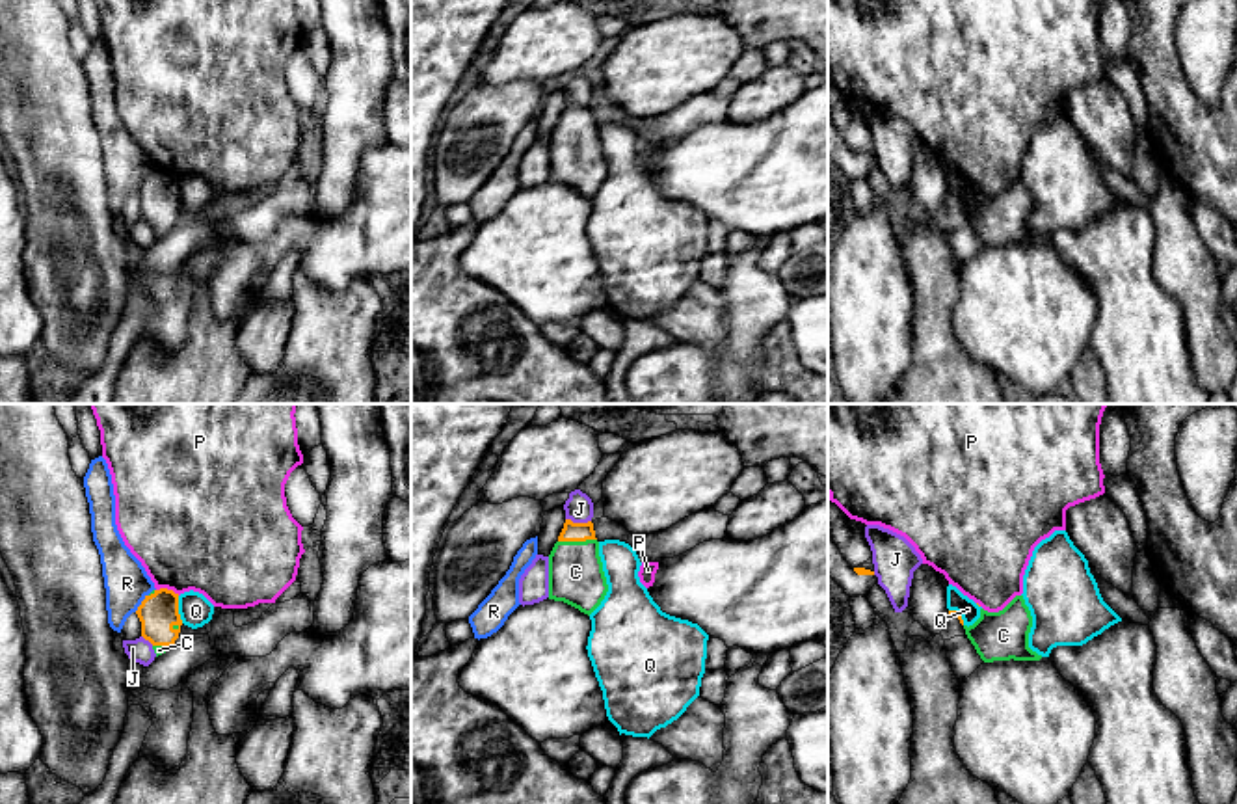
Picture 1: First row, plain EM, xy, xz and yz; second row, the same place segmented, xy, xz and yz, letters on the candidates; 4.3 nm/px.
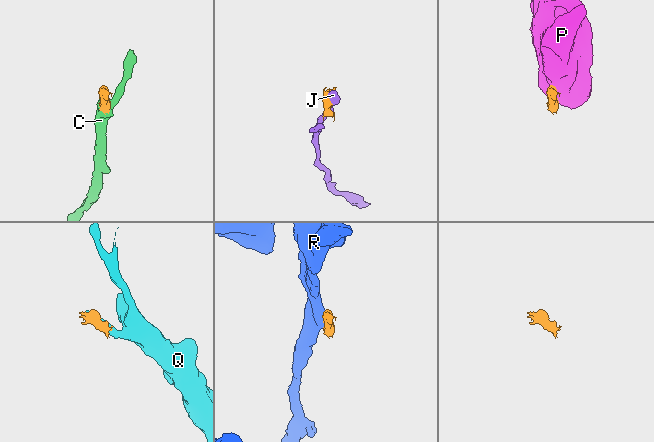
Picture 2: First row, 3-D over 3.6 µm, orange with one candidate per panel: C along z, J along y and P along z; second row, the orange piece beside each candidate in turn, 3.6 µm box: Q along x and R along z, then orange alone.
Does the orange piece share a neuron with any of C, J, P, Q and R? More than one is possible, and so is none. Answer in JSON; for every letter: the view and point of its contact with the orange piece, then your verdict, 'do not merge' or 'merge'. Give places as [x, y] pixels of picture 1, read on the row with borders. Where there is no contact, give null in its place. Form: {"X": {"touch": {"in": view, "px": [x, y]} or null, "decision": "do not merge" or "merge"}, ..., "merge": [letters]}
{"C": {"touch": {"in": "xz", "px": [577, 540]}, "decision": "merge"}, "J": {"touch": {"in": "xz", "px": [579, 523]}, "decision": "do not merge"}, "P": {"touch": {"in": "xy", "px": [166, 589]}, "decision": "do not merge"}, "Q": {"touch": {"in": "xy", "px": [177, 609]}, "decision": "do not merge"}, "R": {"touch": {"in": "xy", "px": [142, 603]}, "decision": "do not merge"}, "merge": ["C"]}

